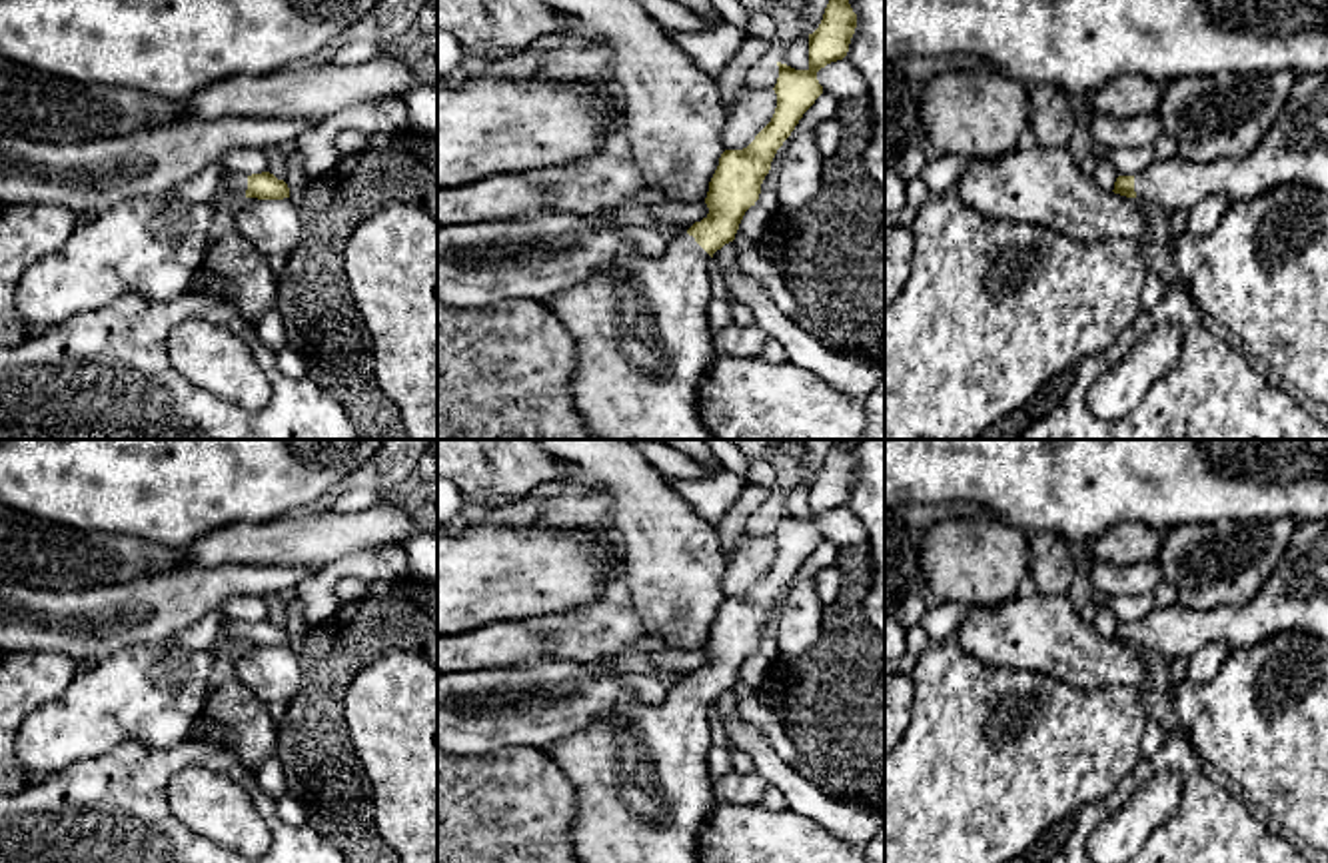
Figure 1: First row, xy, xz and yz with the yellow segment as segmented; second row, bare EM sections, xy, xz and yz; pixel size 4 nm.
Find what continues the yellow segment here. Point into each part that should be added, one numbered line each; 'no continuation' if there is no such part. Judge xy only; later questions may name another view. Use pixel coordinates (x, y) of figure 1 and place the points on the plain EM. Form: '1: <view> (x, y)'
1: xy (236, 632)

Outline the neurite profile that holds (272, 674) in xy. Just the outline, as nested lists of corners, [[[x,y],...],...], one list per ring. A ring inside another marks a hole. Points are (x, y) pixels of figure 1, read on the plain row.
[[[242,645],[232,659],[238,681],[266,705],[286,705],[302,687],[302,667],[290,645]]]

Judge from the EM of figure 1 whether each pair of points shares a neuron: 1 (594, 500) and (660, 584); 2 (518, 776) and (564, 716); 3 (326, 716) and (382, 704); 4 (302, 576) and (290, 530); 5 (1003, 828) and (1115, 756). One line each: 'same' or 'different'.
1: different
2: different
3: different
4: different
5: same

